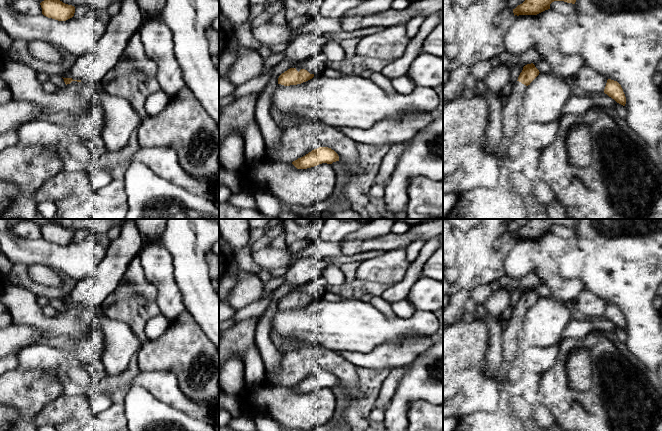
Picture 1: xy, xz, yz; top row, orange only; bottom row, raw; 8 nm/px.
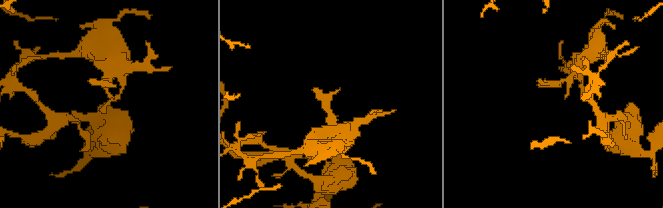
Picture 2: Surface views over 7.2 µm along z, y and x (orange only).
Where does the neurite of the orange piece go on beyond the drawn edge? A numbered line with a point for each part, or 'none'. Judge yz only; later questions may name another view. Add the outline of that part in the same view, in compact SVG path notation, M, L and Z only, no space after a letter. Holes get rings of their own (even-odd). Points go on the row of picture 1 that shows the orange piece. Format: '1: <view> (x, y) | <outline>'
1: yz (512, 105) | M516 81L512 85L512 90L509 96L504 99L502 109L503 135L505 137L515 138L517 134L517 120L516 117L522 109L523 96L526 85Z

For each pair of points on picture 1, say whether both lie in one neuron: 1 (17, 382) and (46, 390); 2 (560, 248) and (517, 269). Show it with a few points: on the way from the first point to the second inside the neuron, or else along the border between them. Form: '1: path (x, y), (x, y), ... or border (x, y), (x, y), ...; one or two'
1: path (24, 389), (39, 390); one
2: path (549, 249), (541, 255), (531, 255), (528, 258); one

